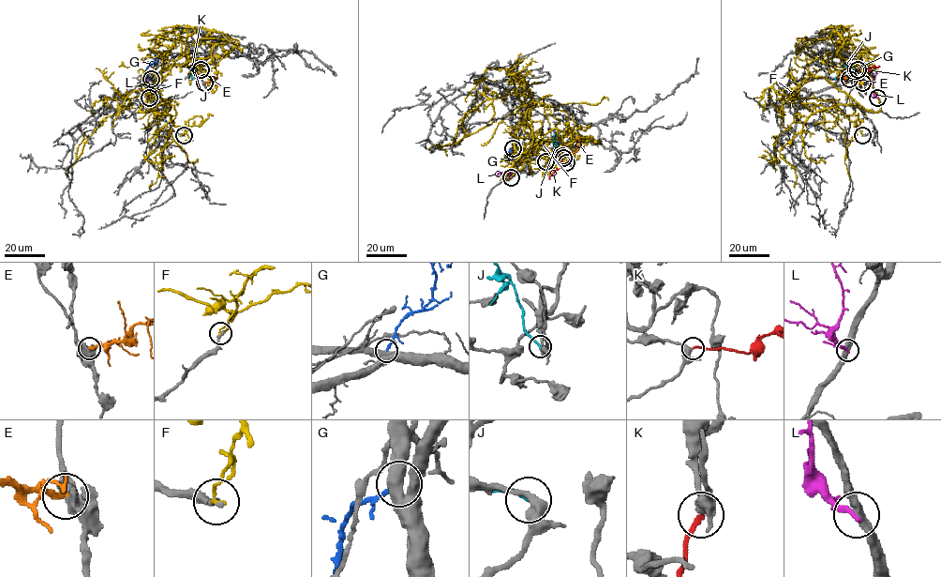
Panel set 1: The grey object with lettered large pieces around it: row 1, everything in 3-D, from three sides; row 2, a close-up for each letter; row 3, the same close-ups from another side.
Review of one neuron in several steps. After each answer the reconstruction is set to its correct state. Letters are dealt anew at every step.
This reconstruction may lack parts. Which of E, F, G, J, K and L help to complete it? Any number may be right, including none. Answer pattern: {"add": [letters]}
{"add": ["K"]}

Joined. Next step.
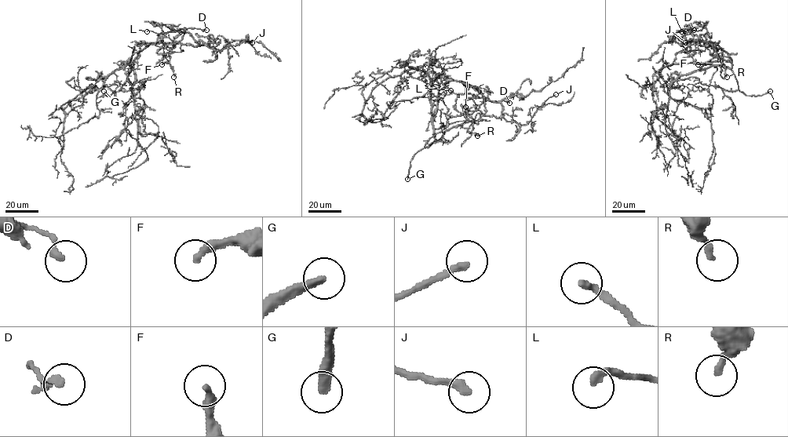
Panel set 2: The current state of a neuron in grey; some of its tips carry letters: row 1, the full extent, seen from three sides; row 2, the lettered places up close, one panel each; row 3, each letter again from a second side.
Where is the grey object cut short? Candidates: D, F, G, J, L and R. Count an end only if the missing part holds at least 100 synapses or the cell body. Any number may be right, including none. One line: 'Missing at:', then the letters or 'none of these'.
Missing at: G

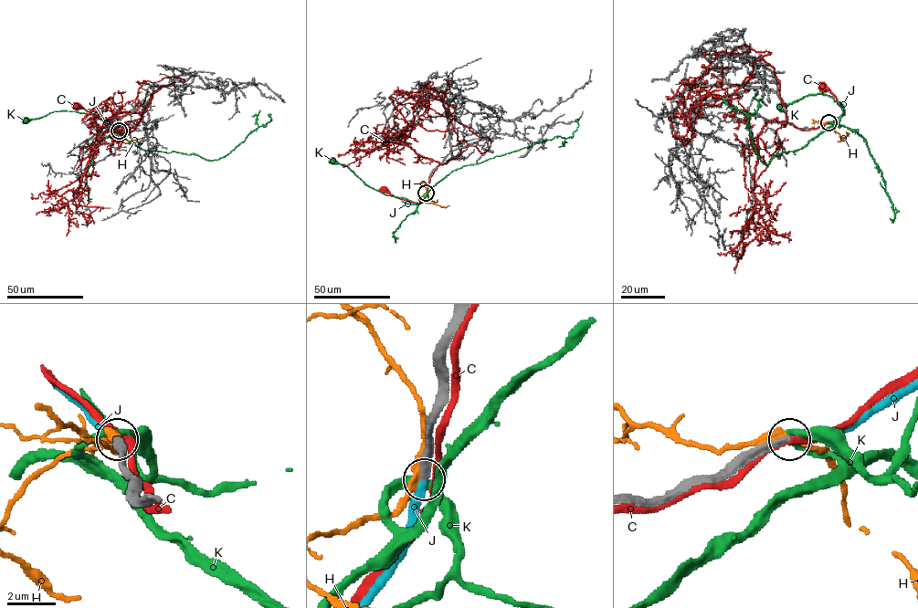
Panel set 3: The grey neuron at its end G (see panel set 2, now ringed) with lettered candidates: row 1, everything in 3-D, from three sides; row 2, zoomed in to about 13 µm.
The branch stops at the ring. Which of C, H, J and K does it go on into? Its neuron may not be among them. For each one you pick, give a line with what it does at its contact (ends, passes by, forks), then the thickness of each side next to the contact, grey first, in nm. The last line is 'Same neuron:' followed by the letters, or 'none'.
J: it ends | 360/280 nm
Same neuron: J

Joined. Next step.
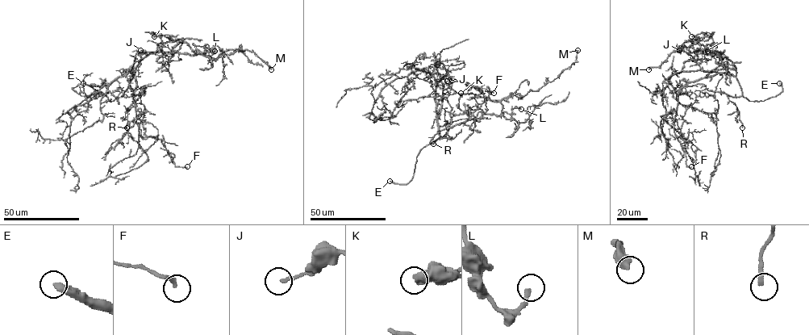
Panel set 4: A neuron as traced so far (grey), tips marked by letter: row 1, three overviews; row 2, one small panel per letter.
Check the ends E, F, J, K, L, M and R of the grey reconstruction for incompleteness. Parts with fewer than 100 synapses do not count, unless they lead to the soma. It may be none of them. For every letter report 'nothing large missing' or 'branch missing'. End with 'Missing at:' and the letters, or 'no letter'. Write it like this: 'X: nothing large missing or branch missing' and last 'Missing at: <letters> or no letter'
E: branch missing
F: nothing large missing
J: nothing large missing
K: nothing large missing
L: nothing large missing
M: nothing large missing
R: nothing large missing
Missing at: E

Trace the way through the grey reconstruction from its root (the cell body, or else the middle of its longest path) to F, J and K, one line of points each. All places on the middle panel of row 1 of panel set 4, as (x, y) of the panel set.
F: (436, 113), (437, 119), (442, 102), (439, 80), (443, 75), (451, 81), (494, 93)
J: (436, 113), (441, 137), (458, 123), (483, 114), (501, 115), (499, 102), (487, 99), (465, 83), (447, 81)
K: (436, 113), (441, 137), (458, 123), (501, 115), (502, 104), (492, 100), (473, 112), (461, 110), (460, 93)

